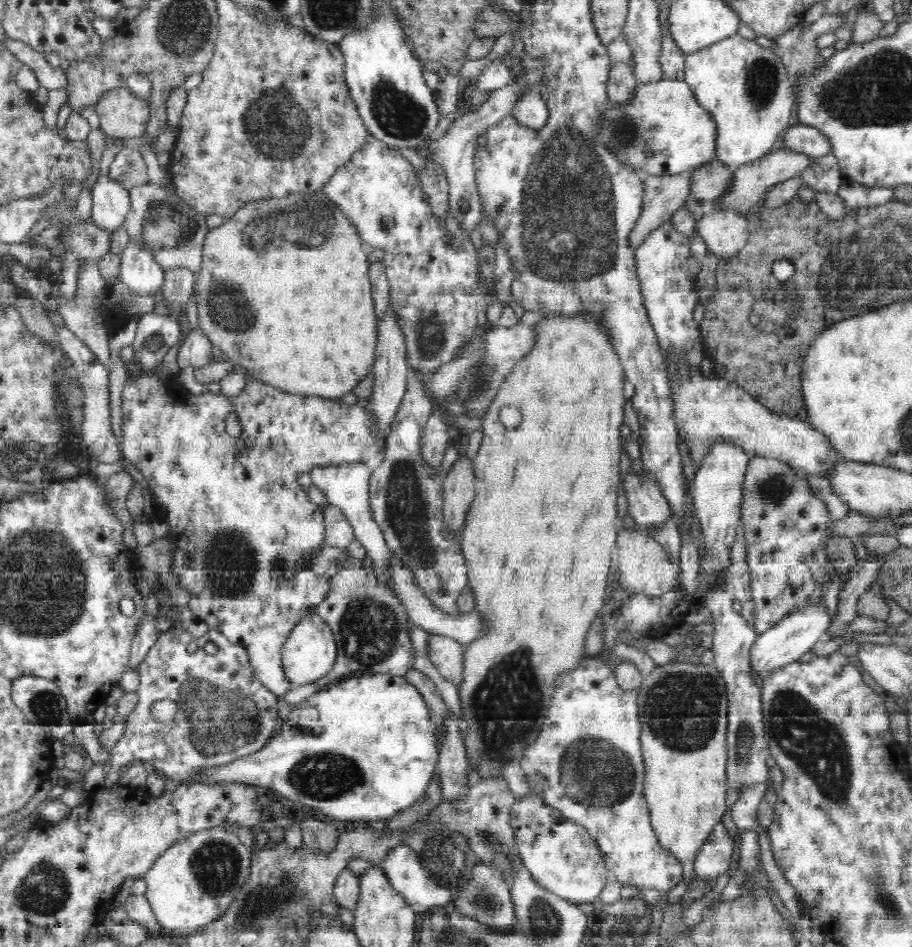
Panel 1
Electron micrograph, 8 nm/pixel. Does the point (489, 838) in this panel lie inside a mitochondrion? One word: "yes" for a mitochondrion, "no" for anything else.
yes

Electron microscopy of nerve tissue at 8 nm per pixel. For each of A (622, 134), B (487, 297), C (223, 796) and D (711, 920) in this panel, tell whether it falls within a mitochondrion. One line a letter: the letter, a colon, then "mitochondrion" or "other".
A: mitochondrion
B: other
C: other
D: other

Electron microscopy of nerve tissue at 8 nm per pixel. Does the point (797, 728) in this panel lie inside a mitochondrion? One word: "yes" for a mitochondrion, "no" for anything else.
yes

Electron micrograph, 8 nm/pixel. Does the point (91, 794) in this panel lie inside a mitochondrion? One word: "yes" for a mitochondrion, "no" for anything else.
no

